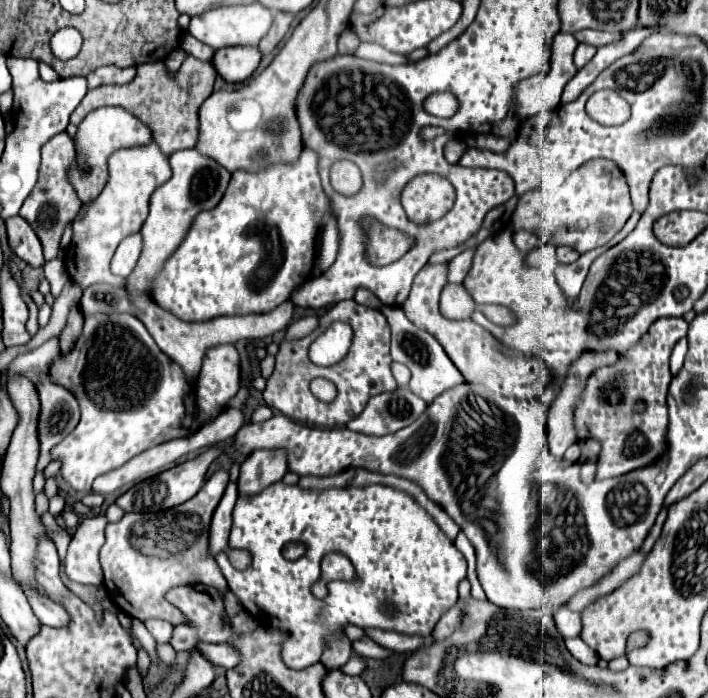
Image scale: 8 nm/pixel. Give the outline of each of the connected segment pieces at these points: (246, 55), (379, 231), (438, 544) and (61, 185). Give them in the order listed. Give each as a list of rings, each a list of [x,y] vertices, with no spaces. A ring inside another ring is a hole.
[[[232,46],[220,48],[212,56],[212,66],[228,84],[236,84],[252,76],[260,64],[260,50],[256,46]]]
[[[362,218],[360,224],[368,234],[366,258],[374,266],[390,264],[390,262],[398,260],[412,246],[412,240],[396,228],[388,228],[372,218]]]
[[[276,482],[268,486],[262,494],[252,498],[239,497],[232,512],[232,528],[228,538],[230,548],[244,548],[252,552],[252,564],[242,572],[236,570],[224,552],[216,554],[216,562],[240,604],[250,612],[260,624],[270,624],[276,630],[288,634],[282,644],[282,658],[290,668],[306,668],[320,660],[324,638],[344,624],[356,624],[360,628],[382,628],[400,632],[406,636],[428,638],[436,622],[450,610],[458,600],[458,584],[467,574],[467,562],[456,550],[452,542],[438,530],[436,522],[416,506],[416,500],[400,490],[388,486],[368,486],[368,488],[340,488],[340,490],[302,490],[300,486],[286,486]],[[286,542],[302,542],[306,554],[290,562],[282,556],[282,546]],[[326,554],[344,554],[356,568],[356,580],[352,582],[328,582],[328,596],[324,600],[314,598],[312,584],[320,580],[320,560]]]
[[[60,132],[54,138],[50,138],[42,146],[42,166],[40,166],[38,184],[34,186],[34,190],[30,192],[30,196],[26,198],[26,202],[20,208],[20,216],[32,226],[32,230],[40,238],[46,260],[54,260],[58,256],[58,246],[60,246],[64,228],[68,222],[74,220],[74,216],[82,208],[82,202],[76,198],[72,184],[66,178],[66,172],[68,172],[68,166],[72,164],[72,160],[74,160],[72,138],[66,132]]]

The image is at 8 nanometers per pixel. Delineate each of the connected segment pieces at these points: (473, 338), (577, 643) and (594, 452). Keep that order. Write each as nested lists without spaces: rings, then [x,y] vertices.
[[[426,264],[418,272],[418,276],[414,278],[412,290],[410,290],[408,298],[404,300],[404,304],[400,306],[402,312],[406,314],[406,318],[410,322],[414,322],[414,326],[432,334],[442,344],[444,352],[454,362],[454,366],[462,372],[466,382],[482,384],[488,390],[498,392],[498,394],[508,396],[508,398],[518,398],[518,400],[538,398],[554,378],[552,372],[548,370],[546,362],[536,358],[536,356],[522,354],[518,350],[504,346],[484,328],[482,330],[470,330],[472,328],[470,320],[448,320],[448,318],[444,318],[438,310],[438,298],[440,298],[444,284],[446,284],[446,264],[436,264],[436,266]]]
[[[568,638],[568,640],[566,640],[566,646],[568,646],[570,654],[572,654],[576,660],[580,660],[582,664],[588,664],[588,666],[596,666],[598,654],[596,654],[584,640],[580,640],[580,638]]]
[[[582,440],[582,460],[596,460],[600,454],[600,442],[598,440]]]

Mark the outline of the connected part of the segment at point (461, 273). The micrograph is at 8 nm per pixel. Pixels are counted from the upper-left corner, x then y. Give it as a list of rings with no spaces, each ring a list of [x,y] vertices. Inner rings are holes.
[[[466,250],[466,252],[458,254],[454,260],[450,260],[450,264],[448,264],[448,282],[460,284],[464,280],[464,276],[468,274],[468,270],[472,266],[472,254],[474,254],[474,250]]]

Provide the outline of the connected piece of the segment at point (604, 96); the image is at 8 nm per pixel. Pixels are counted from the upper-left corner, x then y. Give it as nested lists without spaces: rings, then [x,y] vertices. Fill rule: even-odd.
[[[598,90],[586,102],[586,112],[594,118],[594,114],[618,114],[618,118],[626,120],[630,114],[628,102],[614,90]]]

